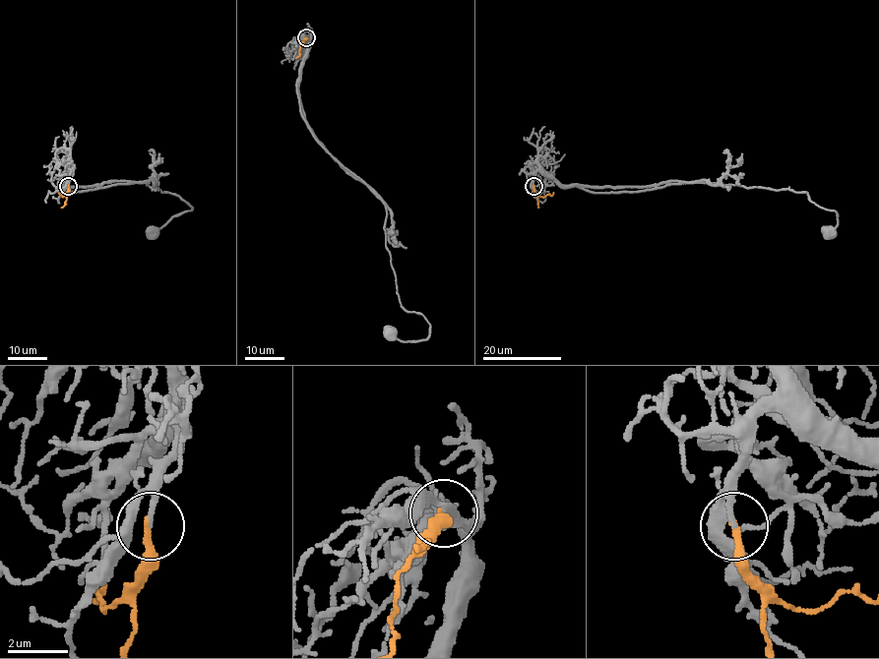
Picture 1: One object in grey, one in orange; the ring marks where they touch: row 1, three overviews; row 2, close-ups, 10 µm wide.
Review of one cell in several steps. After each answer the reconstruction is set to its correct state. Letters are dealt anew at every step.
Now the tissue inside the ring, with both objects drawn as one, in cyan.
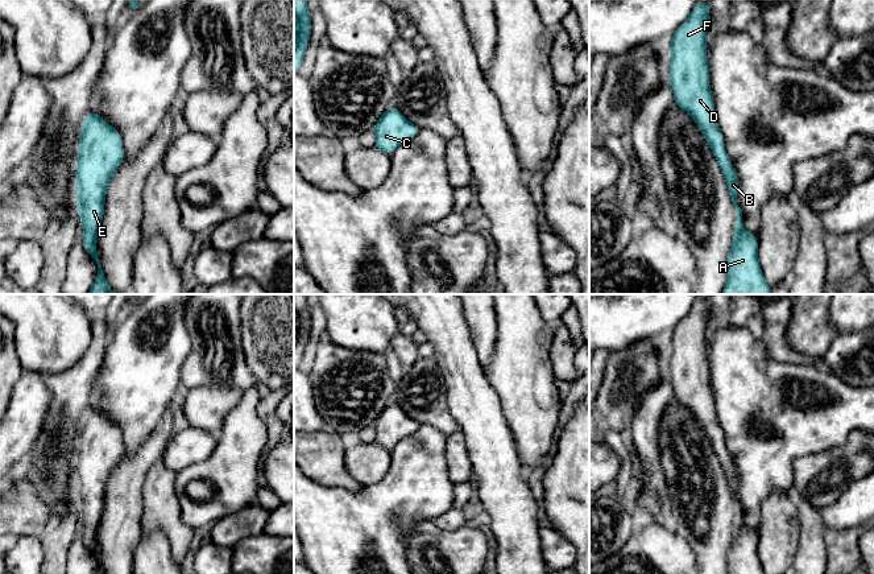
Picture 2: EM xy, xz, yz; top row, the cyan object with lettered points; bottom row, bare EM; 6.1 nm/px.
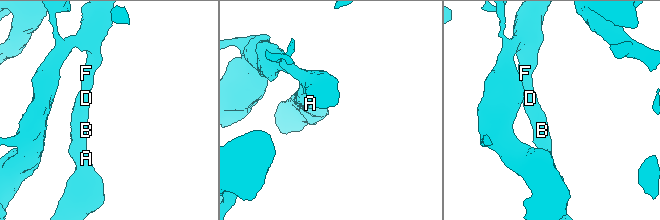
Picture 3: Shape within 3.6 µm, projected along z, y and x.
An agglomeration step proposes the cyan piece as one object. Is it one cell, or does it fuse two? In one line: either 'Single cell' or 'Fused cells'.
Single cell

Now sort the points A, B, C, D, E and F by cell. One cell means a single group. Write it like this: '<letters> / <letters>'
A B C D E F

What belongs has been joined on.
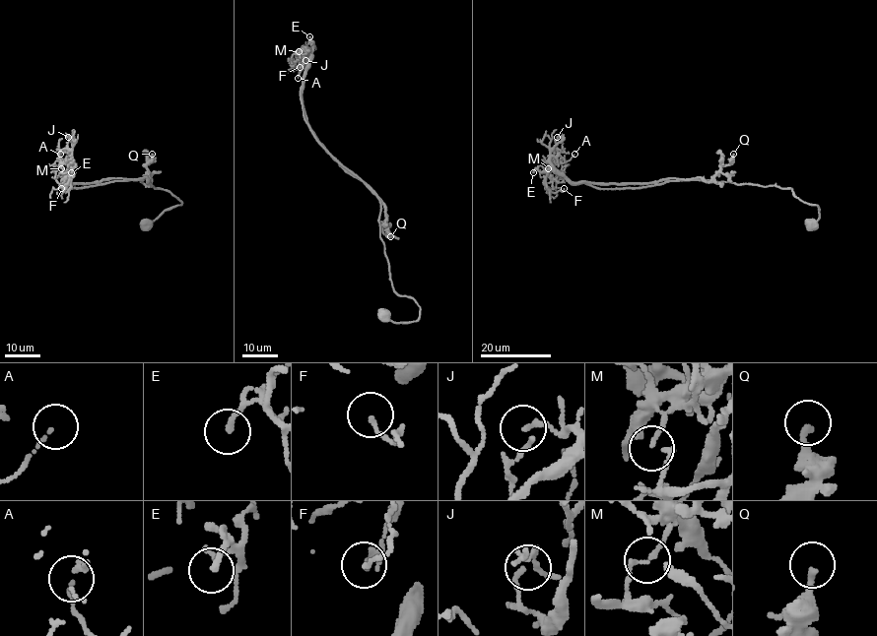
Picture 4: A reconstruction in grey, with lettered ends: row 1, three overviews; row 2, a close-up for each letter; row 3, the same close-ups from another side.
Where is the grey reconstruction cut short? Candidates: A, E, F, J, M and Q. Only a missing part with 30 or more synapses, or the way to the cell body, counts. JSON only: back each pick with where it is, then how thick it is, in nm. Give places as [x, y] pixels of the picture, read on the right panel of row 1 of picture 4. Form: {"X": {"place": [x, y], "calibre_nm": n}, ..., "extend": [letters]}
{"extend": []}

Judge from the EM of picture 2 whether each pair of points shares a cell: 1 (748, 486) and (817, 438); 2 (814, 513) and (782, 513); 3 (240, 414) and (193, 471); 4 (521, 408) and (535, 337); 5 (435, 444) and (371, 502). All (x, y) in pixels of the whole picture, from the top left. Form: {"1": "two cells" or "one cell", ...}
{"1": "one cell", "2": "two cells", "3": "one cell", "4": "one cell", "5": "one cell"}

